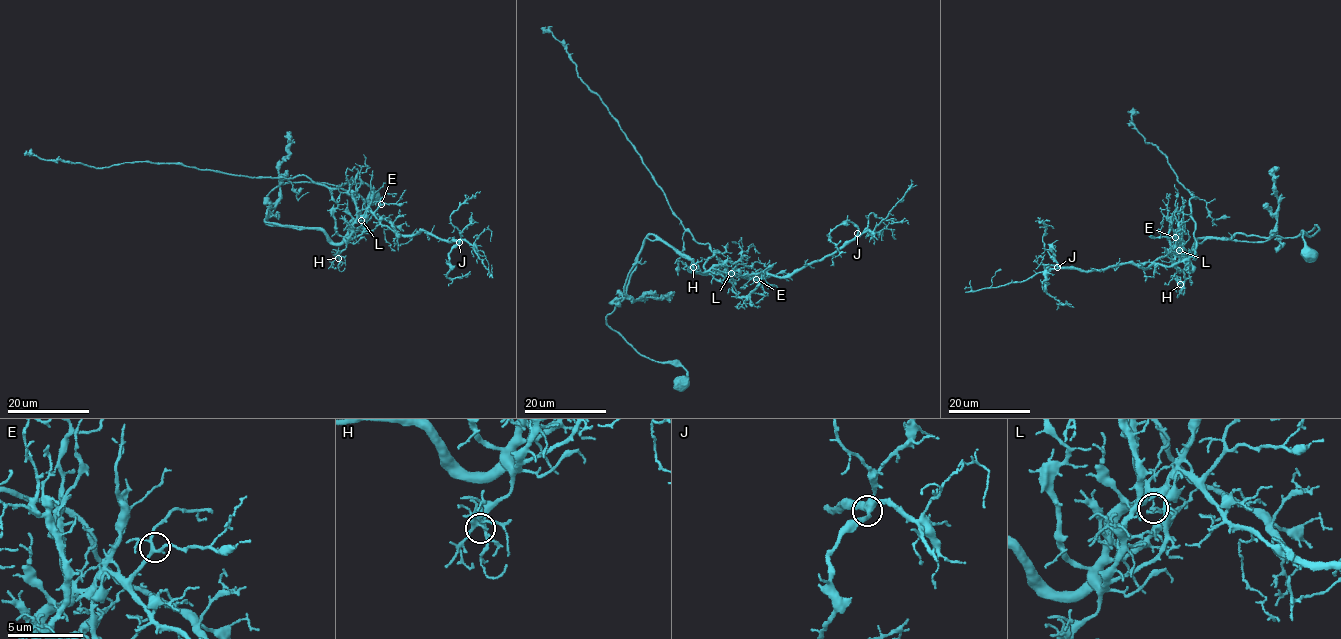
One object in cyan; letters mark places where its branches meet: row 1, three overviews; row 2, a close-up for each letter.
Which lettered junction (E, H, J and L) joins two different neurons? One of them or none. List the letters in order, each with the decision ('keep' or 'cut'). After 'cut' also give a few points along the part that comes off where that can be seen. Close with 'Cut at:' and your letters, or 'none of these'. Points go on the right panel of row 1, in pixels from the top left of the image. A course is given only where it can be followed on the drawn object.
E: keep
H: keep
J: keep
L: cut | (1179, 250), (1178, 242), (1154, 262), (1171, 266), (1195, 253), (1190, 200), (1196, 196), (1137, 131), (1134, 111)
Cut at: L

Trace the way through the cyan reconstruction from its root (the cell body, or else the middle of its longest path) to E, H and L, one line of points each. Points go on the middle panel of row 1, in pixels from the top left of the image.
E: (682, 384), (682, 367), (642, 356), (606, 320), (645, 238), (689, 256), (692, 271), (756, 279)
H: (682, 384), (682, 367), (642, 356), (606, 318), (624, 297), (645, 238), (693, 267)
L: (682, 384), (682, 367), (642, 356), (606, 318), (624, 297), (645, 238), (689, 256), (692, 271), (730, 272)

